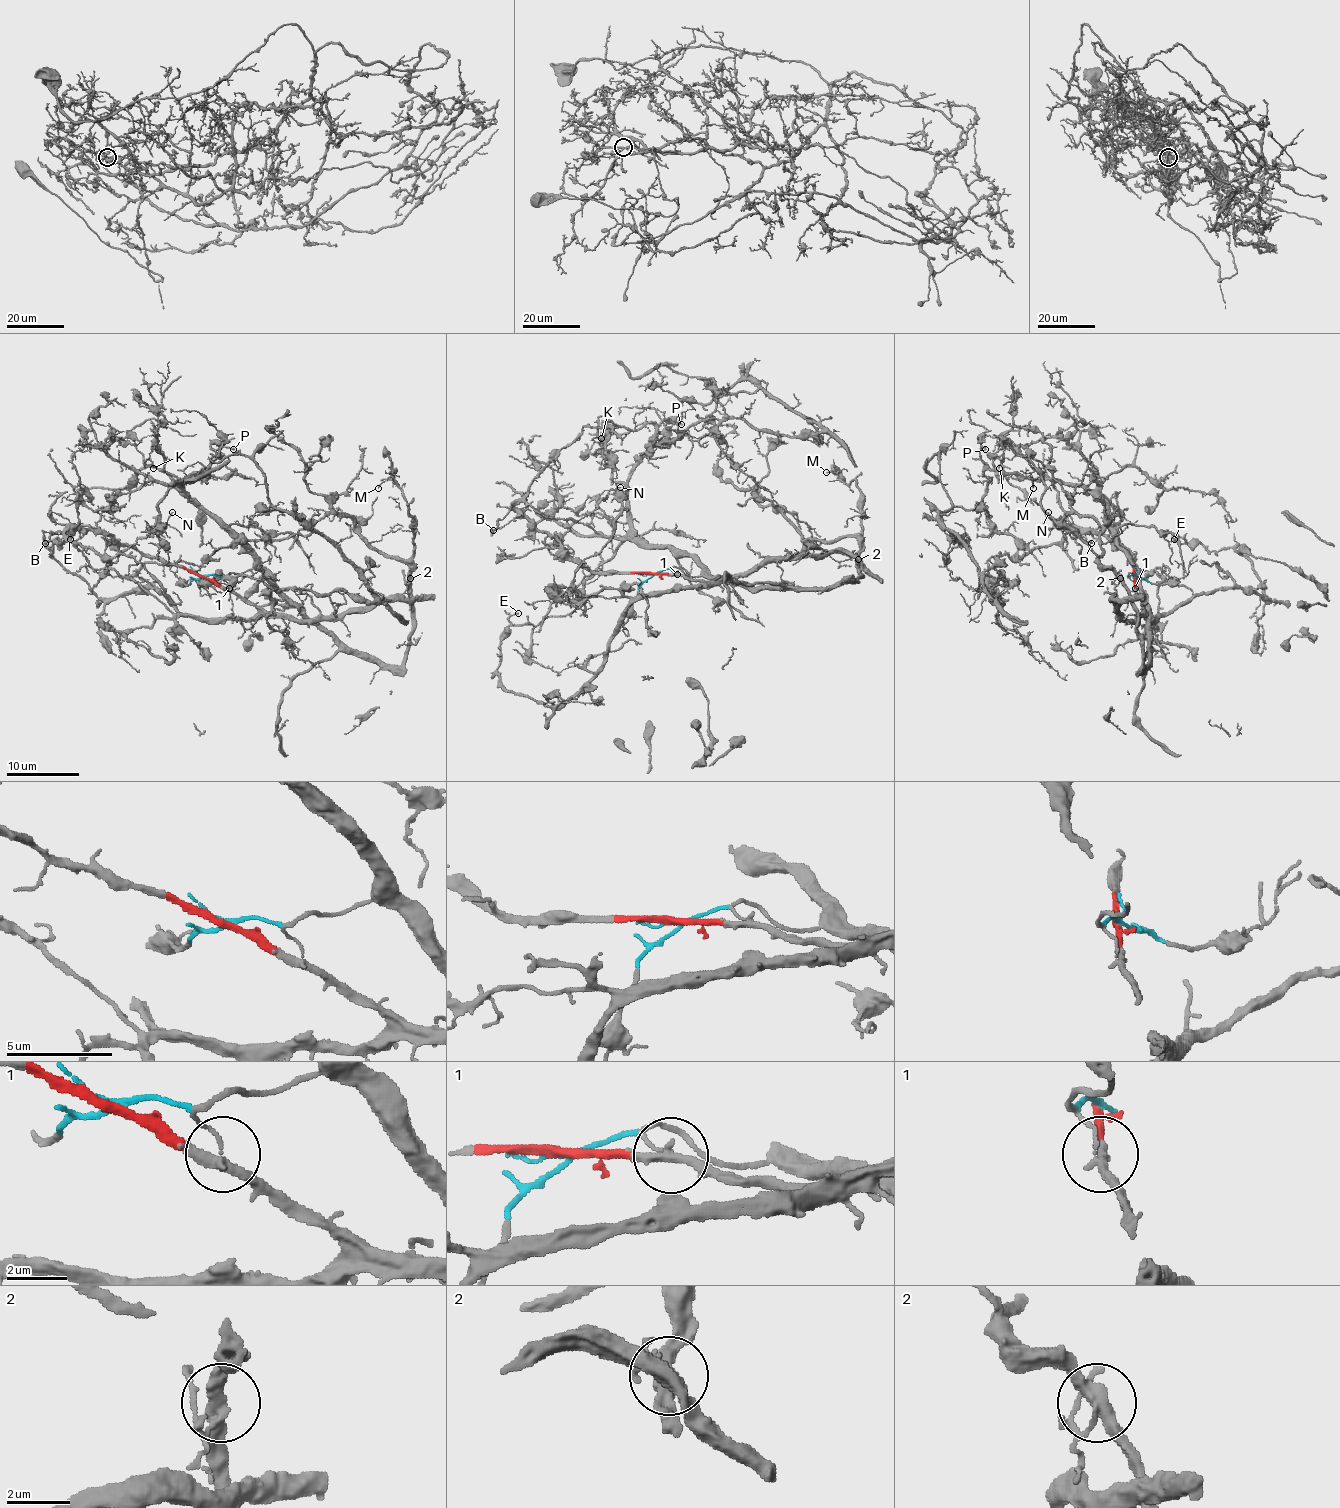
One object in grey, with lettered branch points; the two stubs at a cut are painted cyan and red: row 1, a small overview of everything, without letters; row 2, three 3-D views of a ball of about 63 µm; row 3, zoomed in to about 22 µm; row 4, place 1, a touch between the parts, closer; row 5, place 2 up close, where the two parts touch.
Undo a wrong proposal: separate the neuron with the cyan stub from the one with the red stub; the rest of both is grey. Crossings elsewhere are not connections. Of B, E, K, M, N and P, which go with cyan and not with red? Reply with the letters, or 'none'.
K, M, P

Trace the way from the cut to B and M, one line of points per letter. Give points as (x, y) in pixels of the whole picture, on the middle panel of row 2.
B: (649, 574), (593, 572), (513, 509), (493, 530)
M: (649, 574), (676, 567), (755, 587), (856, 579), (862, 490), (825, 472)

